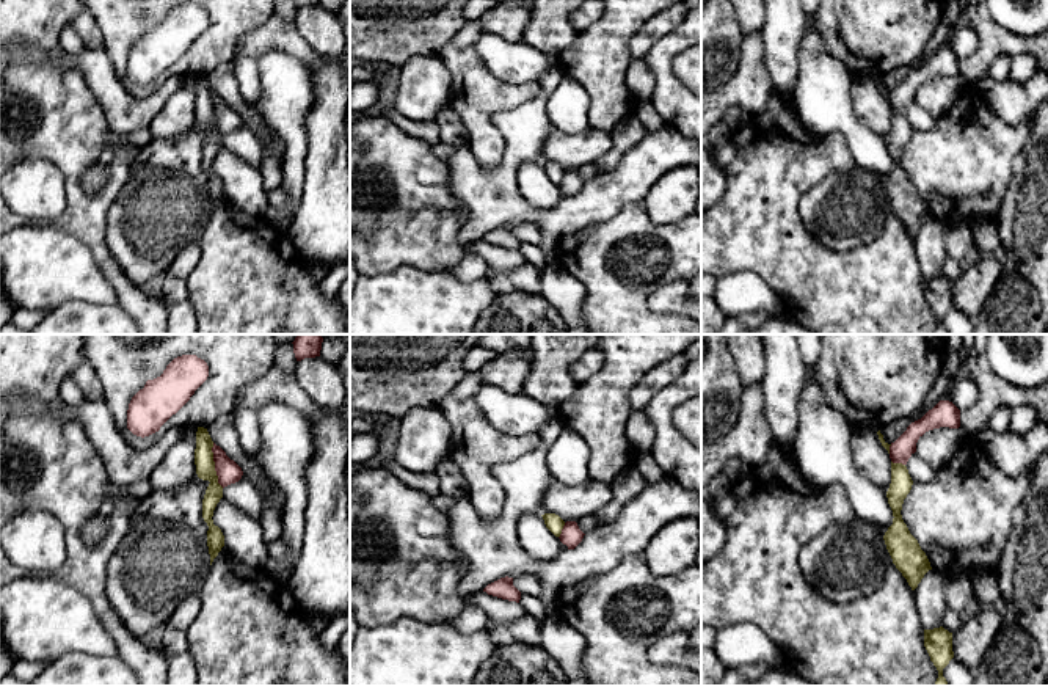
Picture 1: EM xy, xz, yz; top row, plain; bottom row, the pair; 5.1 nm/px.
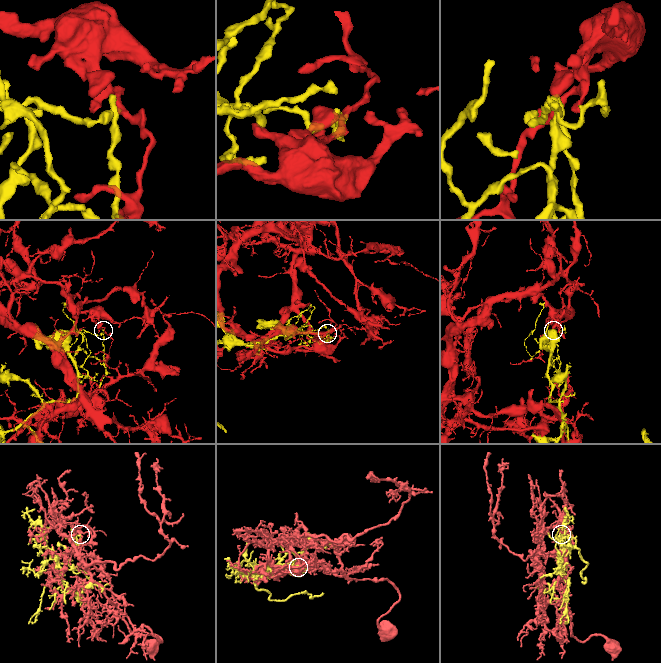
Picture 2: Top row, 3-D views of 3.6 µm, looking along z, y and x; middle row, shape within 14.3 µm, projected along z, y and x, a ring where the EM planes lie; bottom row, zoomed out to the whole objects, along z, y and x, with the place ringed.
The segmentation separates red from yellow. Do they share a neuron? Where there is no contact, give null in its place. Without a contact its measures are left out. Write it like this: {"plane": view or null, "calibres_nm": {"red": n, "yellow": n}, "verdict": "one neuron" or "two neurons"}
{"plane": "xy", "calibres_nm": {"red": 120, "yellow": 100}, "verdict": "two neurons"}

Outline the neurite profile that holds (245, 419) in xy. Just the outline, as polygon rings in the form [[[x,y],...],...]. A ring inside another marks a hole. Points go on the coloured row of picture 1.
[[[237,407],[234,410],[234,427],[238,435],[238,443],[248,455],[260,452],[260,427],[257,413],[253,408]]]

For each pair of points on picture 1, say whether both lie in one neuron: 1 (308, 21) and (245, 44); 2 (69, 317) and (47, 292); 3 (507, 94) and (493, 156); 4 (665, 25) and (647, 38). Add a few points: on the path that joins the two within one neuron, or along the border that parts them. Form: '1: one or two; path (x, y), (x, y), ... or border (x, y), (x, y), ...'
1: two; border (294, 19), (297, 32), (319, 54)
2: two; border (98, 305), (68, 300), (47, 313)
3: one; path (491, 109), (485, 115), (485, 140)
4: one; path (661, 25), (651, 33)

